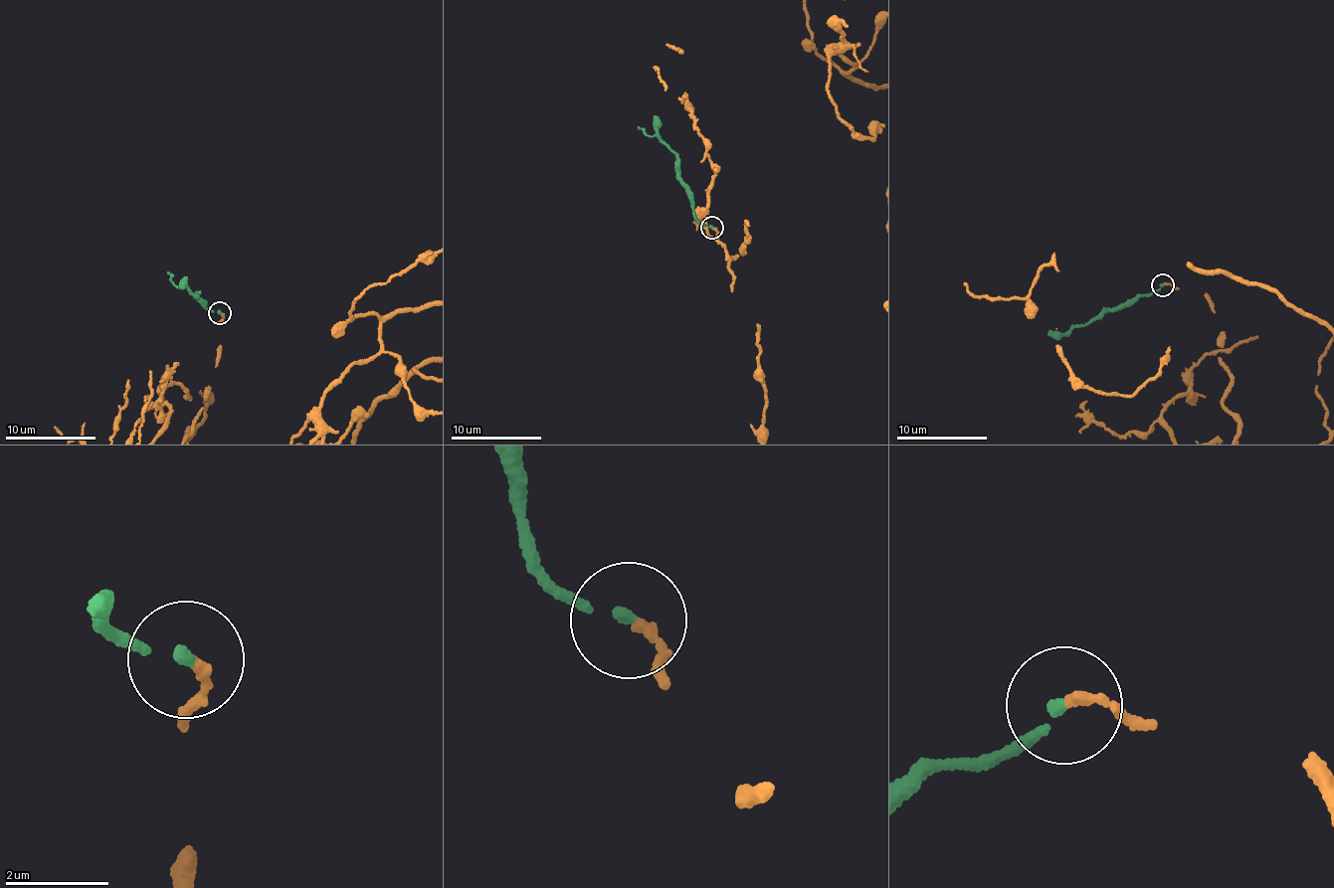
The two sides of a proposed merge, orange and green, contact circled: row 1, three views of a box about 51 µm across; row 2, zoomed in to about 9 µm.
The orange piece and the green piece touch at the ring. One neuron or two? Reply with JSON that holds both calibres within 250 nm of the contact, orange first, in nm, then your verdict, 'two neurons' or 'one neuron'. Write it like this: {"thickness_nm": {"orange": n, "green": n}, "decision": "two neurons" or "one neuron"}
{"thickness_nm": {"orange": 200, "green": 170}, "decision": "one neuron"}

